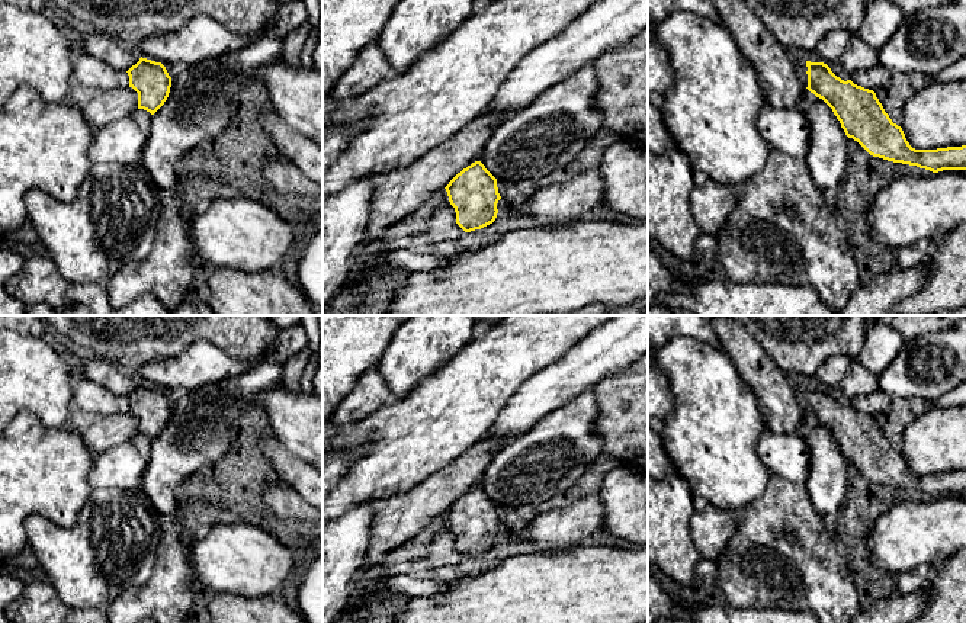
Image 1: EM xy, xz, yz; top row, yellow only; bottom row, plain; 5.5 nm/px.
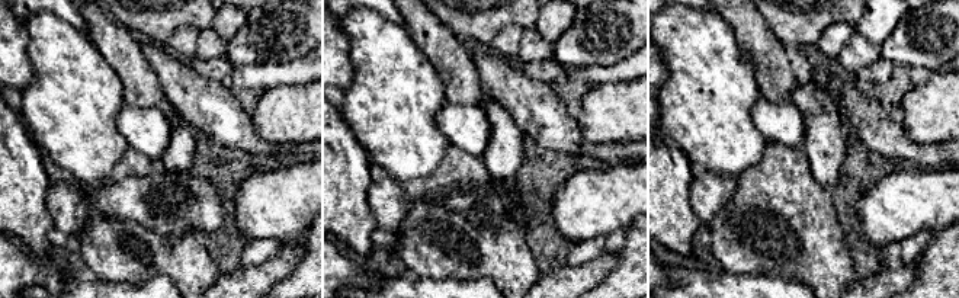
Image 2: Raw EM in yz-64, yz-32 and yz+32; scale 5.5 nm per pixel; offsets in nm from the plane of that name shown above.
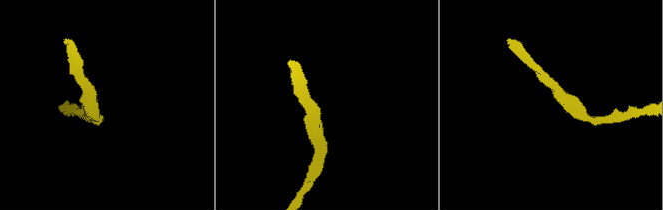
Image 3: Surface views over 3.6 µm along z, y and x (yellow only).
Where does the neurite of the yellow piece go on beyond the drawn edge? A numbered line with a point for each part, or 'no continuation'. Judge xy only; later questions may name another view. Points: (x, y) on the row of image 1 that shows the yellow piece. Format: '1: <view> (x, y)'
no continuation

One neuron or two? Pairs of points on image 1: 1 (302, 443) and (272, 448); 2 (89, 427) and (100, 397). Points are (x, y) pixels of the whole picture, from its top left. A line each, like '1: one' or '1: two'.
1: two
2: two

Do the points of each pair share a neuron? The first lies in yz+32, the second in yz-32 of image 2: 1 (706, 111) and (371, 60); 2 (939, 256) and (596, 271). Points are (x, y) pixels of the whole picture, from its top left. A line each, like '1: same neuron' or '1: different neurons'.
1: same neuron
2: different neurons

